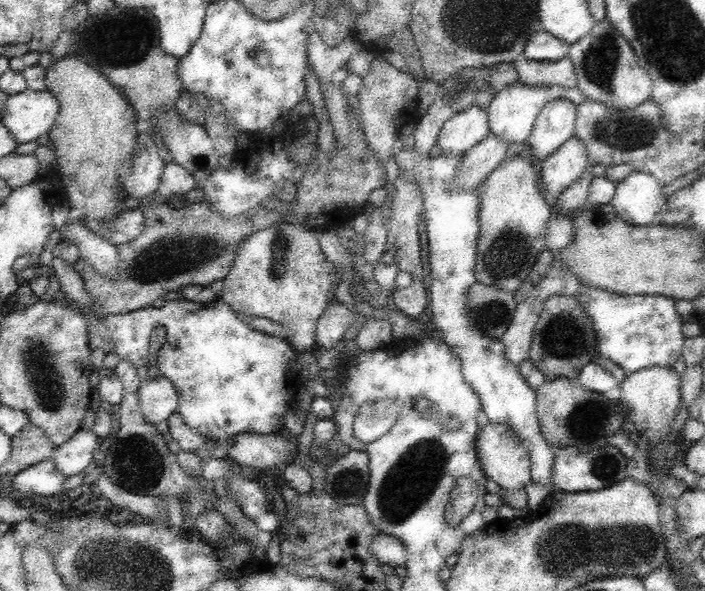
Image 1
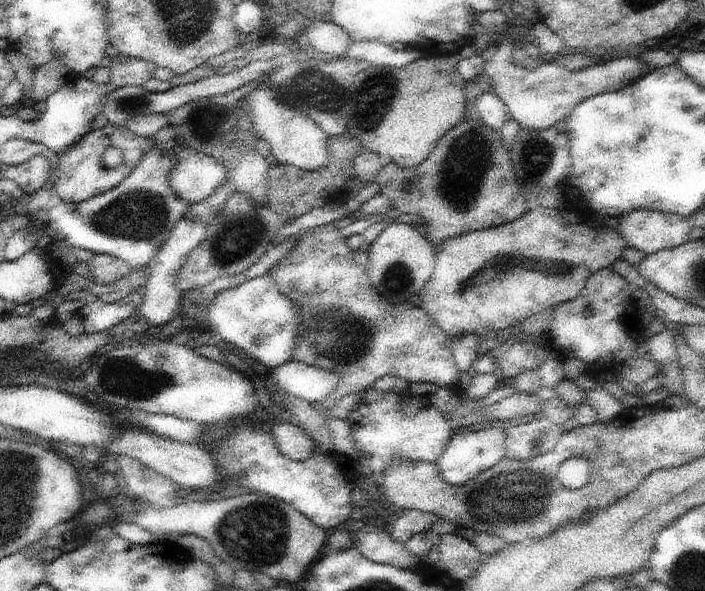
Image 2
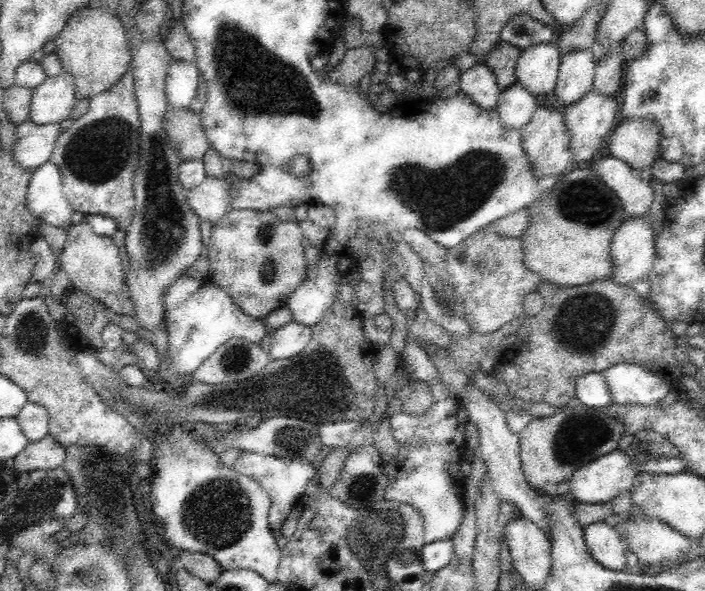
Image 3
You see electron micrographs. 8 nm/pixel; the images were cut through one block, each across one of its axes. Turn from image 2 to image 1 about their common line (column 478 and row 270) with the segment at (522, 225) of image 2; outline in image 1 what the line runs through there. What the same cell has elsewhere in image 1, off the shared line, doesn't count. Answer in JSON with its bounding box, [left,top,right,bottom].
[218,221,338,351]

